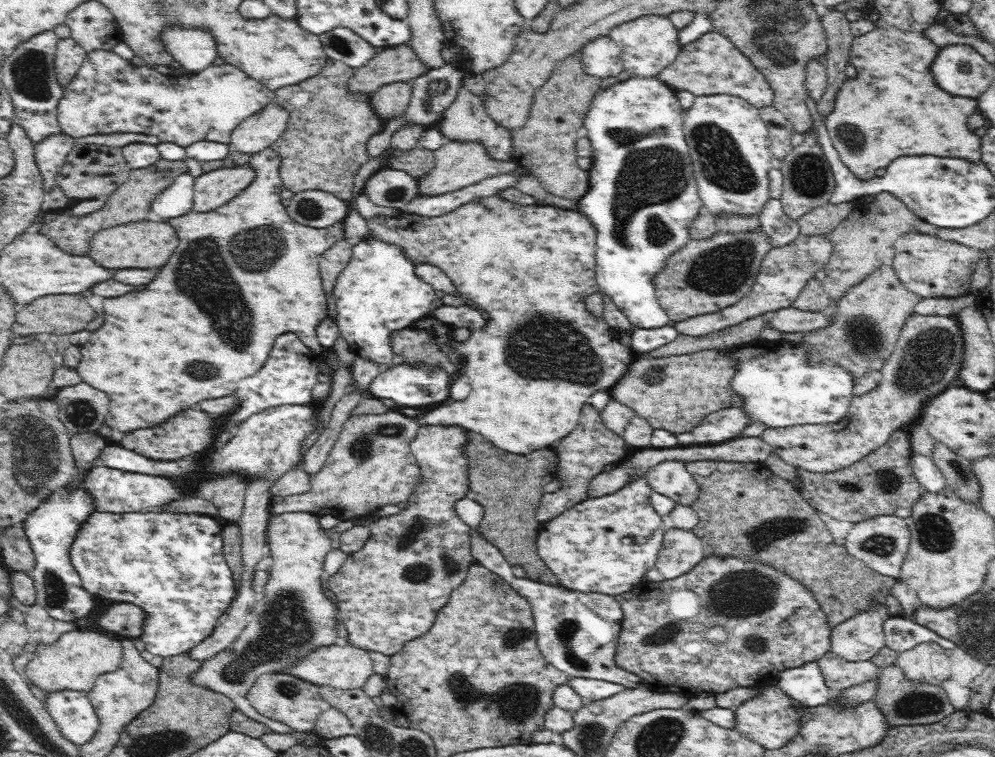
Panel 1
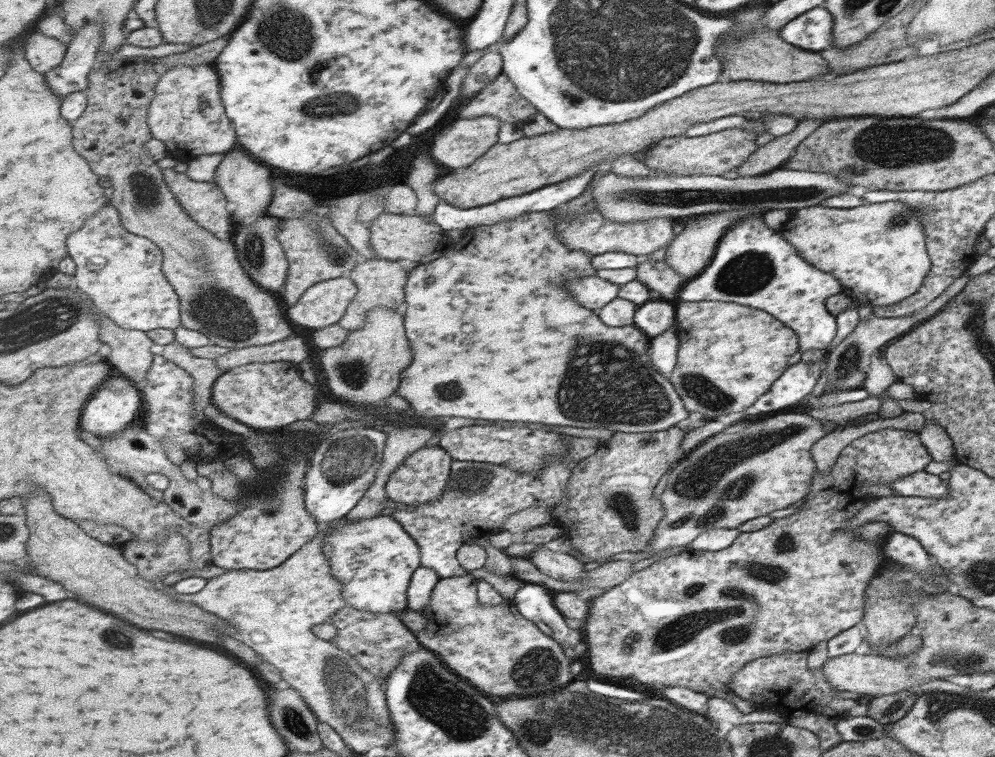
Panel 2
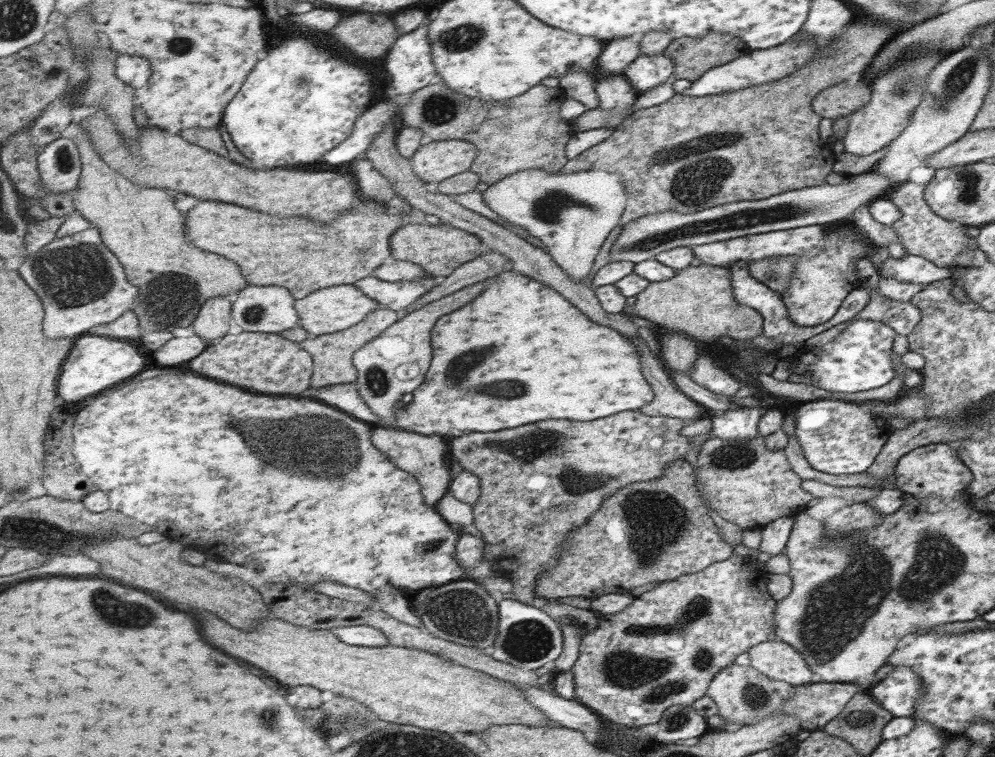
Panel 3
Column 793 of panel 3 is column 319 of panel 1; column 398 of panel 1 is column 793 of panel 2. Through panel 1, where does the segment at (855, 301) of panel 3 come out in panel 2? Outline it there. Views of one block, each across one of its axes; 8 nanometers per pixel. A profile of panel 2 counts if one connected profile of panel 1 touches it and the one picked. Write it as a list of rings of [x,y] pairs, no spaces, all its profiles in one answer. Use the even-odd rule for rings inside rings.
[[[752,215],[737,220],[727,230],[725,236],[721,238],[708,268],[692,280],[688,279],[678,298],[679,301],[686,302],[735,302],[766,311],[785,323],[787,327],[797,331],[801,338],[799,354],[802,354],[806,350],[828,349],[828,345],[832,343],[836,336],[836,317],[826,309],[825,302],[829,296],[834,296],[842,291],[844,290],[841,288],[841,282],[838,282],[834,275],[824,270],[818,270],[818,267],[806,262],[800,251],[780,231],[767,227],[762,216]]]

